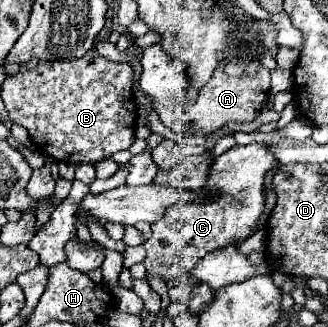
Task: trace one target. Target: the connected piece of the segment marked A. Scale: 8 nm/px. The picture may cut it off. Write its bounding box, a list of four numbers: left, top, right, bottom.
[141,44,269,134]

